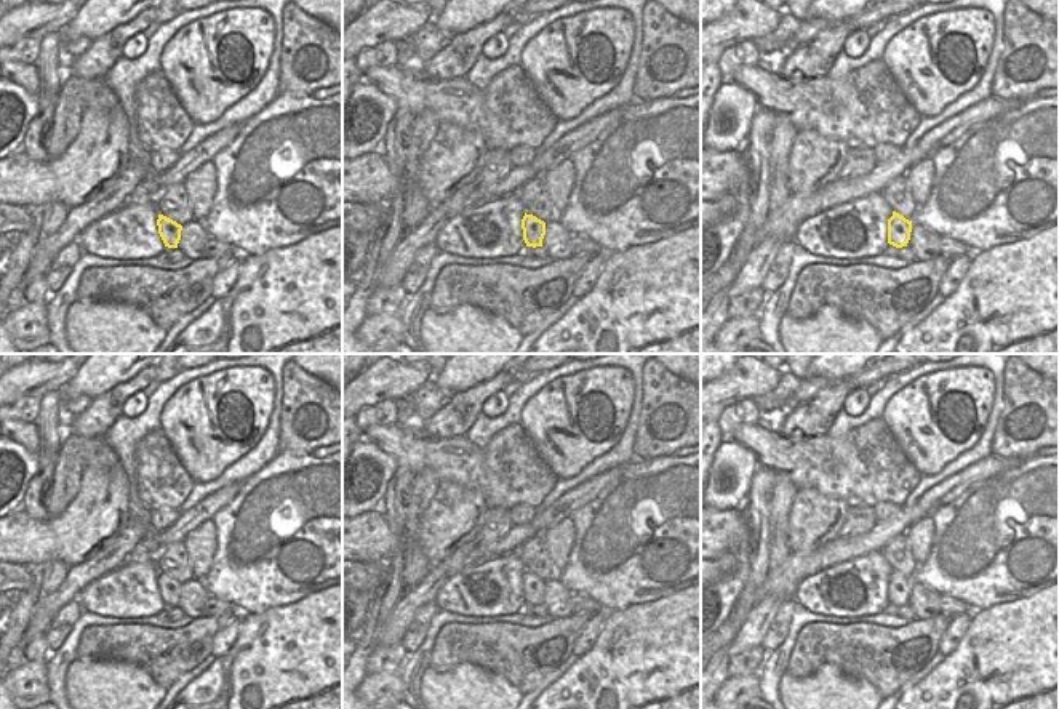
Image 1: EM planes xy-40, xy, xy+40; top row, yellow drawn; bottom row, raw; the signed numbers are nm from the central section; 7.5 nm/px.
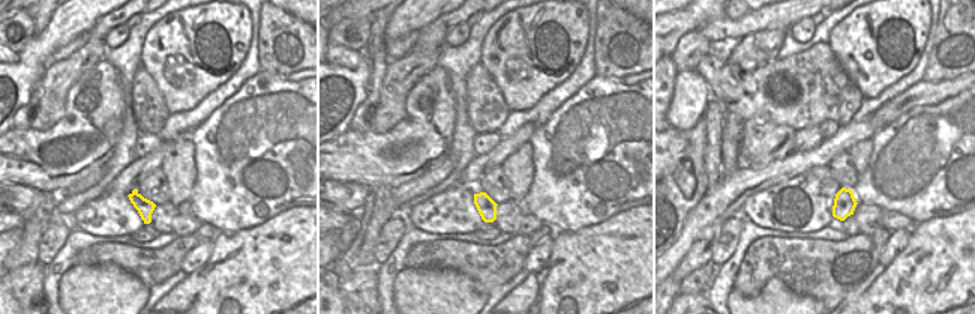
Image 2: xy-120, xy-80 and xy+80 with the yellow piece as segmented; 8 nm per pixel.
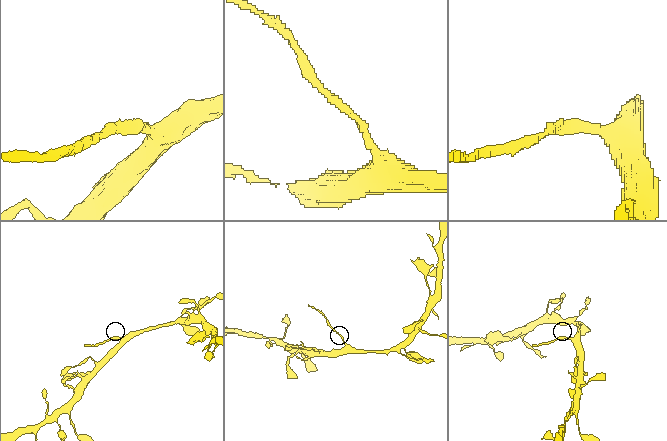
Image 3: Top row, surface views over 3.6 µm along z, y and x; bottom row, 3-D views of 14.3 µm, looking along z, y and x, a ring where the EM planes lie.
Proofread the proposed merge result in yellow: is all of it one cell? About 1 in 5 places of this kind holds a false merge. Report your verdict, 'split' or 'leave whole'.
split

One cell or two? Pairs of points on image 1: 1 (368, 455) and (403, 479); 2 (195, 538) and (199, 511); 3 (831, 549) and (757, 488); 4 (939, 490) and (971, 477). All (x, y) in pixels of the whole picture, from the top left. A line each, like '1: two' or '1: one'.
1: two
2: two
3: two
4: one

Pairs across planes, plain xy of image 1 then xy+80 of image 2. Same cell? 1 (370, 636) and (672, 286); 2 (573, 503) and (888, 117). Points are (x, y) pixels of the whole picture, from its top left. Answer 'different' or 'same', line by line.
1: same
2: same

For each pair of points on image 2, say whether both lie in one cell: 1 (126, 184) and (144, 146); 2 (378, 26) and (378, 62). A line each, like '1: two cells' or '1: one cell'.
1: two cells
2: one cell

